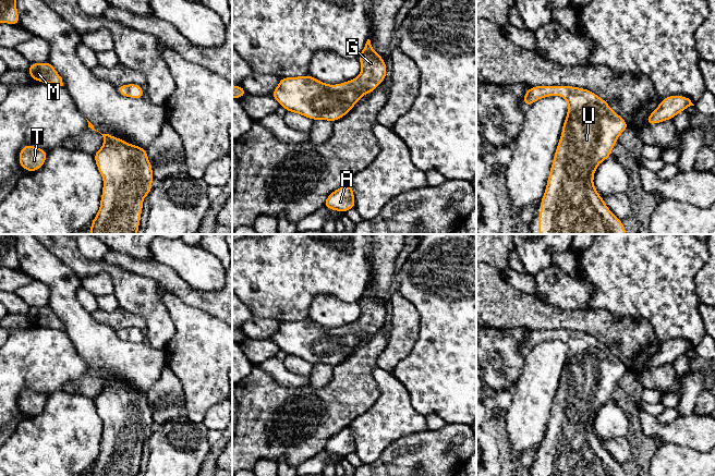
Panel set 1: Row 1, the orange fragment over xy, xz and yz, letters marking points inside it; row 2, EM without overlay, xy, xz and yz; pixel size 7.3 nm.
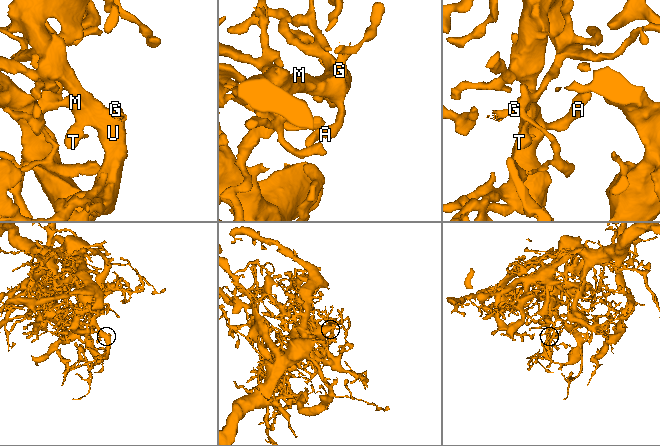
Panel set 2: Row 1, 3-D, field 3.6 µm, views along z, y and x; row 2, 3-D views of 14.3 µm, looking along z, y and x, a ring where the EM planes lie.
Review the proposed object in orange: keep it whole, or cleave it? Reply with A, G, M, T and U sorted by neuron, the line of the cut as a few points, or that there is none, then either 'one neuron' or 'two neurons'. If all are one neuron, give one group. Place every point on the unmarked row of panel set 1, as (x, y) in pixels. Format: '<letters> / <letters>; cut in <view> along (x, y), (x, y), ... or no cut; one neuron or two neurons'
A G M T U; no cut; one neuron

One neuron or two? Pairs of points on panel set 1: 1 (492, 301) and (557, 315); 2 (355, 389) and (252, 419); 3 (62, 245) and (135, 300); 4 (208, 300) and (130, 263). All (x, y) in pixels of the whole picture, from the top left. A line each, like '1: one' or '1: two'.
1: one
2: one
3: one
4: one

